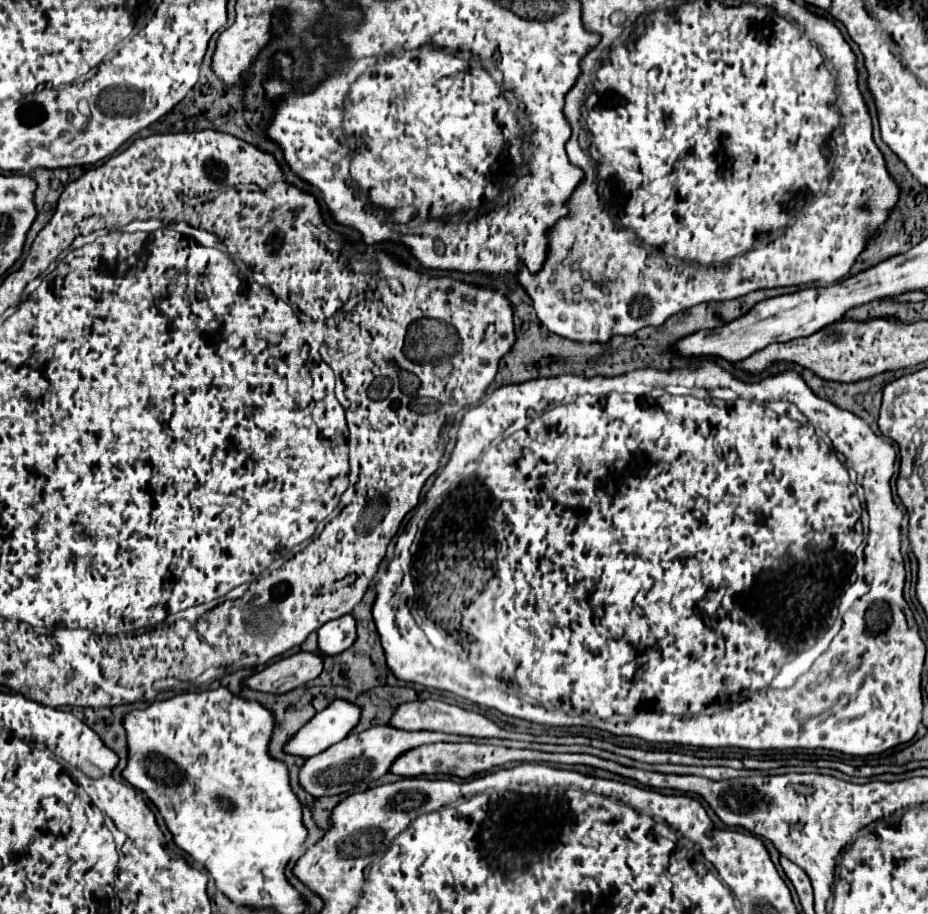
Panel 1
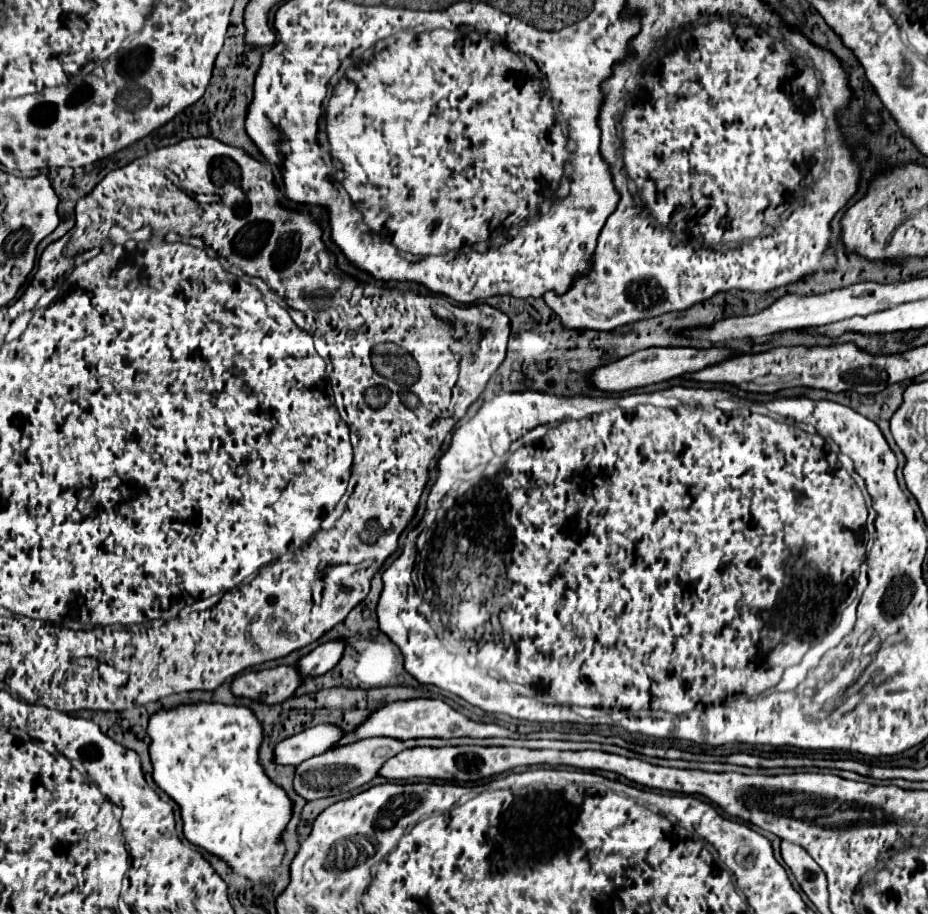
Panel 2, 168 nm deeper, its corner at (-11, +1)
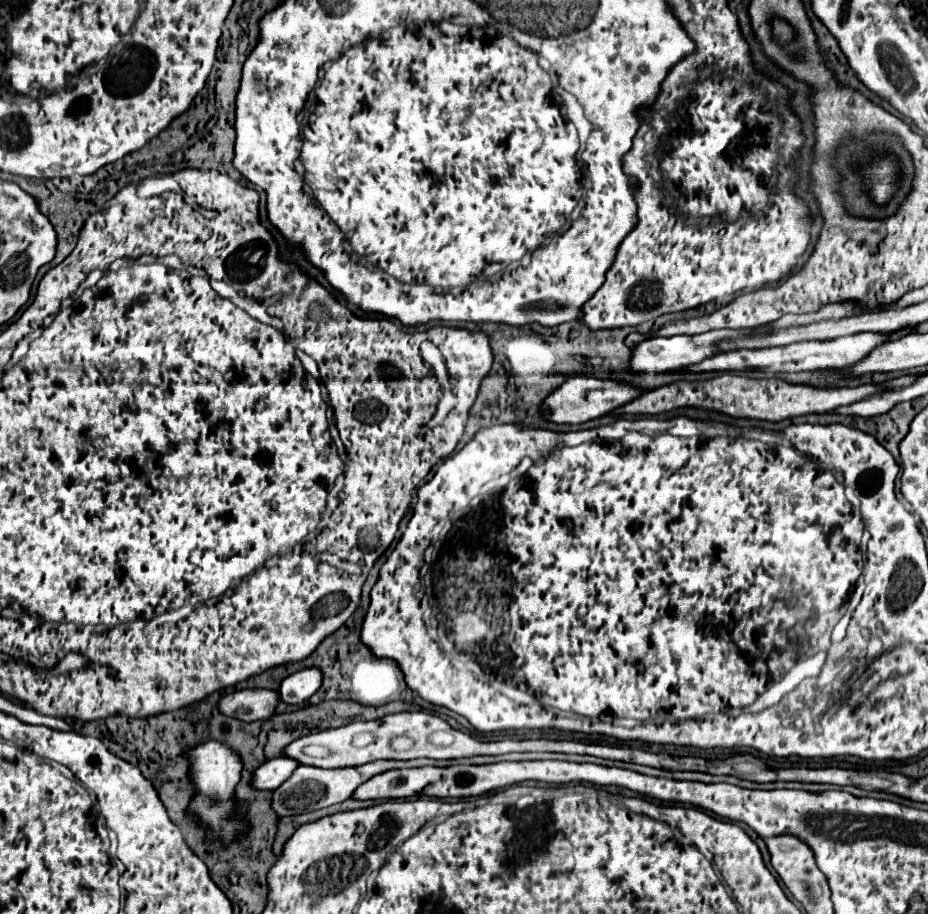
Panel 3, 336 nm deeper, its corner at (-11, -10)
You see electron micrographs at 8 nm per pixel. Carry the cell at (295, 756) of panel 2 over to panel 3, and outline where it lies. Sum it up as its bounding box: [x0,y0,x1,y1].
[252,756,298,790]

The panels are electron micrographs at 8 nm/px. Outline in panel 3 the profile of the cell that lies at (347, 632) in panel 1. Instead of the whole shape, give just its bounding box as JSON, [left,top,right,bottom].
[280,668,322,704]

